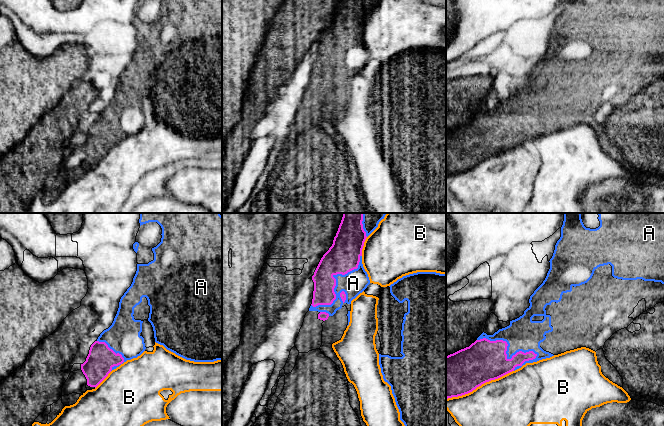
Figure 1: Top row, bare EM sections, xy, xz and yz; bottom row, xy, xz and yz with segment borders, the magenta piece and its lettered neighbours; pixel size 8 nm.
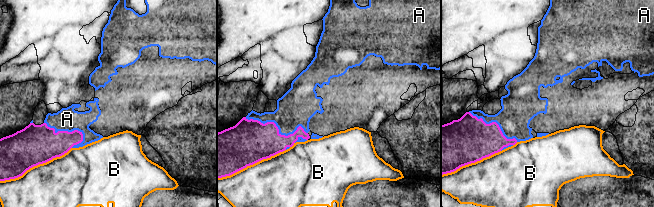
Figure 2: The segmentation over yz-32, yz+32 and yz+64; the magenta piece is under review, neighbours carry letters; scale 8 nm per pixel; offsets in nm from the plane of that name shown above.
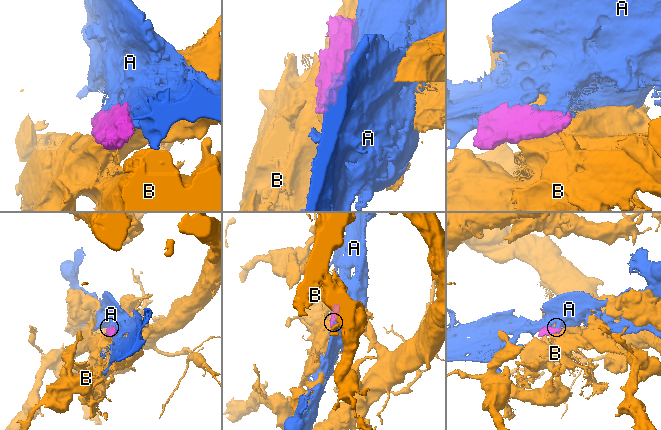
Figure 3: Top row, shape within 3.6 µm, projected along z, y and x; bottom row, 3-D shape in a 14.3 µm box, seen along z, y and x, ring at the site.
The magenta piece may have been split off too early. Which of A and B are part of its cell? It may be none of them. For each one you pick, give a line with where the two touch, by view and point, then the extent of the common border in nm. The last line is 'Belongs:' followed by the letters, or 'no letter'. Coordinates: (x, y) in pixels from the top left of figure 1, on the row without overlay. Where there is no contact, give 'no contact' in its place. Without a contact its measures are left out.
A: meets magenta in yz at (506, 126); contact 500 nm long
Belongs: A

